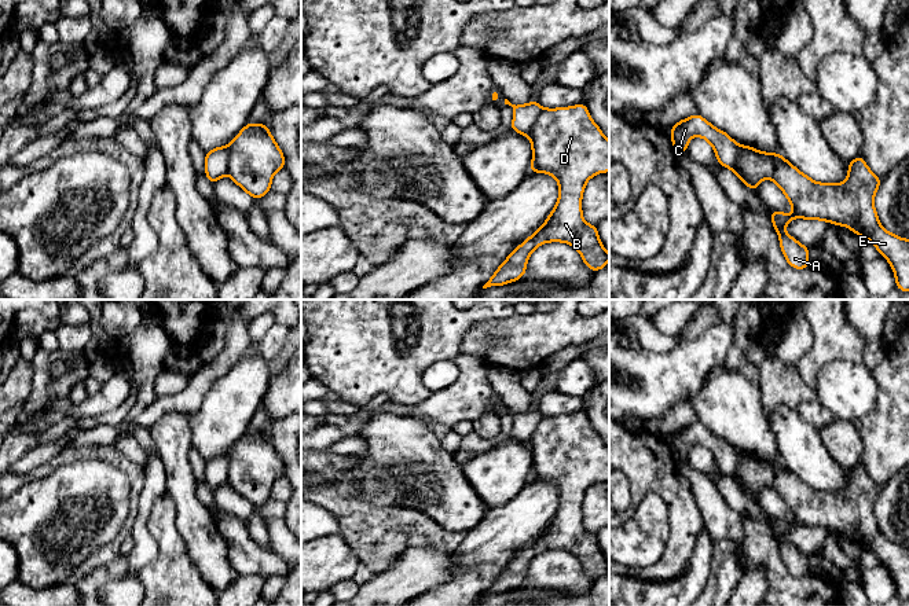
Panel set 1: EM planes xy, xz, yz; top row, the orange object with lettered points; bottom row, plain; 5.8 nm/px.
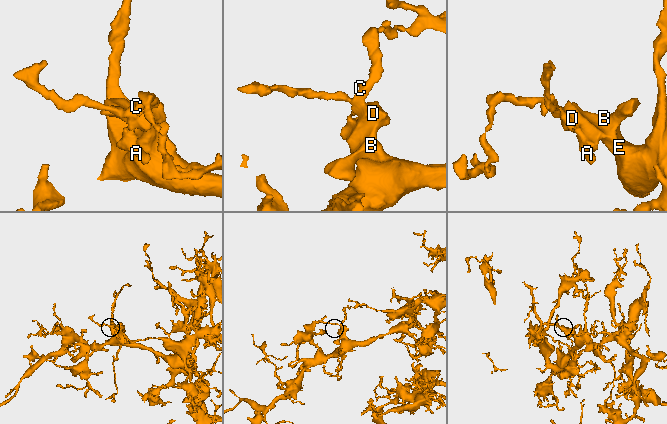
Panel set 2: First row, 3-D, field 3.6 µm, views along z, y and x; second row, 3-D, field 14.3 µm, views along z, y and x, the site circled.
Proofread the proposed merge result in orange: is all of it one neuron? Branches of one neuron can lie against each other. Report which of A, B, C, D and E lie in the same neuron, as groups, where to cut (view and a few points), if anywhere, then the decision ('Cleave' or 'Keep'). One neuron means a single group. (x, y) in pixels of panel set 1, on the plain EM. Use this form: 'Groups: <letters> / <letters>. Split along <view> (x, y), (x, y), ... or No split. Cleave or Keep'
Groups: A B C D E. No split. Keep

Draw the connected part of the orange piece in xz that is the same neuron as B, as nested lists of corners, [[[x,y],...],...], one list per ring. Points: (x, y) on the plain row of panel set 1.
[[[505,407],[505,412],[512,414],[514,418],[514,425],[510,436],[524,444],[528,444],[532,452],[532,471],[529,481],[540,480],[549,481],[556,485],[558,489],[560,503],[556,515],[550,519],[547,528],[542,532],[542,535],[532,544],[527,546],[516,558],[512,559],[512,562],[499,573],[498,579],[483,594],[483,596],[507,592],[523,585],[525,583],[529,562],[538,554],[546,550],[565,550],[573,554],[582,562],[583,570],[593,580],[605,576],[606,570],[609,569],[609,561],[600,550],[597,533],[590,533],[583,528],[582,503],[584,499],[584,493],[590,485],[601,480],[609,480],[609,449],[605,447],[597,431],[591,427],[590,420],[583,411],[572,415],[542,416],[536,408],[532,408],[528,412],[516,414]]]

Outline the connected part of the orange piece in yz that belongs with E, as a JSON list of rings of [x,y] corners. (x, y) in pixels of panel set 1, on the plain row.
[[[700,422],[677,430],[670,442],[677,463],[688,458],[692,444],[700,444],[714,455],[716,469],[732,477],[754,499],[763,486],[771,486],[781,496],[793,521],[774,518],[769,524],[778,541],[781,559],[792,576],[810,573],[809,555],[788,543],[785,533],[793,526],[824,528],[844,533],[862,547],[872,548],[879,562],[890,570],[897,595],[909,599],[909,547],[880,533],[873,507],[881,486],[873,482],[861,463],[848,470],[848,482],[843,491],[829,492],[811,488],[781,462],[737,452]]]

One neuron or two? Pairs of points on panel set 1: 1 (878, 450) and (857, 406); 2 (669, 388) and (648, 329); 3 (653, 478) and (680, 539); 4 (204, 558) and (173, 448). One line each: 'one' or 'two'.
1: two
2: two
3: one
4: one

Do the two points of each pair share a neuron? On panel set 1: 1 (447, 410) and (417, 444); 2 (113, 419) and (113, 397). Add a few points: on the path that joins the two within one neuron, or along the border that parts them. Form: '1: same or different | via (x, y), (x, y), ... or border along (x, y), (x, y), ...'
1: different | border along (418, 415), (432, 422)
2: different | border along (131, 384), (131, 392), (116, 408), (81, 417)

